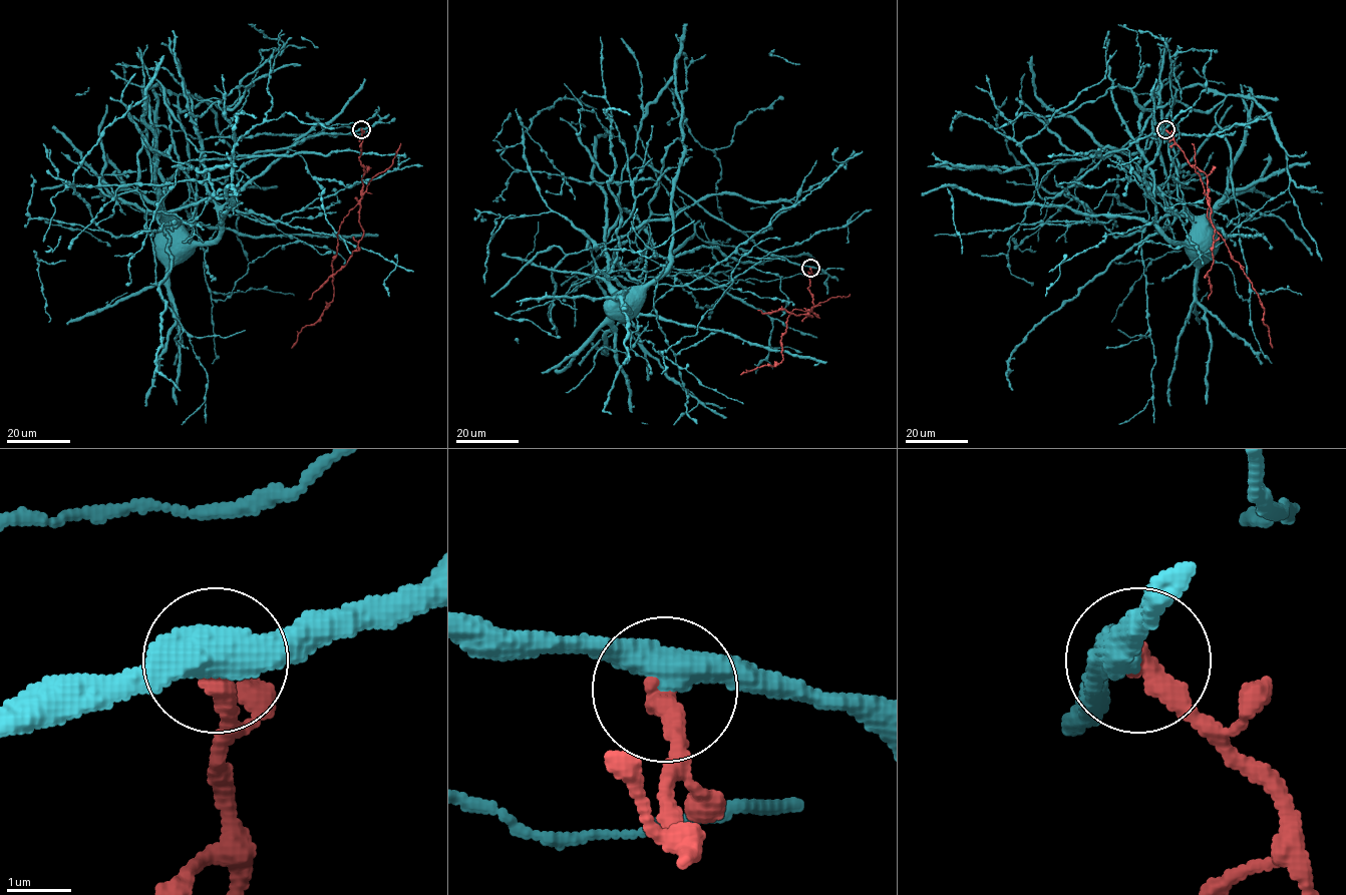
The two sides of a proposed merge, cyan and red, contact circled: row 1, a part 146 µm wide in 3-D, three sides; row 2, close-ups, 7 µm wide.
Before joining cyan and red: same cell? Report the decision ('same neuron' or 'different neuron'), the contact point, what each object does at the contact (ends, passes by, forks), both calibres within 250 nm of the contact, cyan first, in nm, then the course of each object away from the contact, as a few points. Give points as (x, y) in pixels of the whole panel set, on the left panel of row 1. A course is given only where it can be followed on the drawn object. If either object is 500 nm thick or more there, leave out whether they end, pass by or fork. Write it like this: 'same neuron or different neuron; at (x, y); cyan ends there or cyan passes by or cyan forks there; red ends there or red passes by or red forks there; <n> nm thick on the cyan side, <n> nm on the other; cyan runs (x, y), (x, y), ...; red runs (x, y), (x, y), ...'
different neuron; at (361, 129); cyan passes by; red ends there; 480 nm thick on the cyan side, 440 nm on the other; cyan runs (361, 129), (315, 134), (235, 158), (199, 151), (194, 214), (171, 227), (158, 217), (180, 248); red runs (361, 129), (363, 190), (337, 235), (332, 261), (333, 300), (316, 322), (302, 329), (292, 348)

